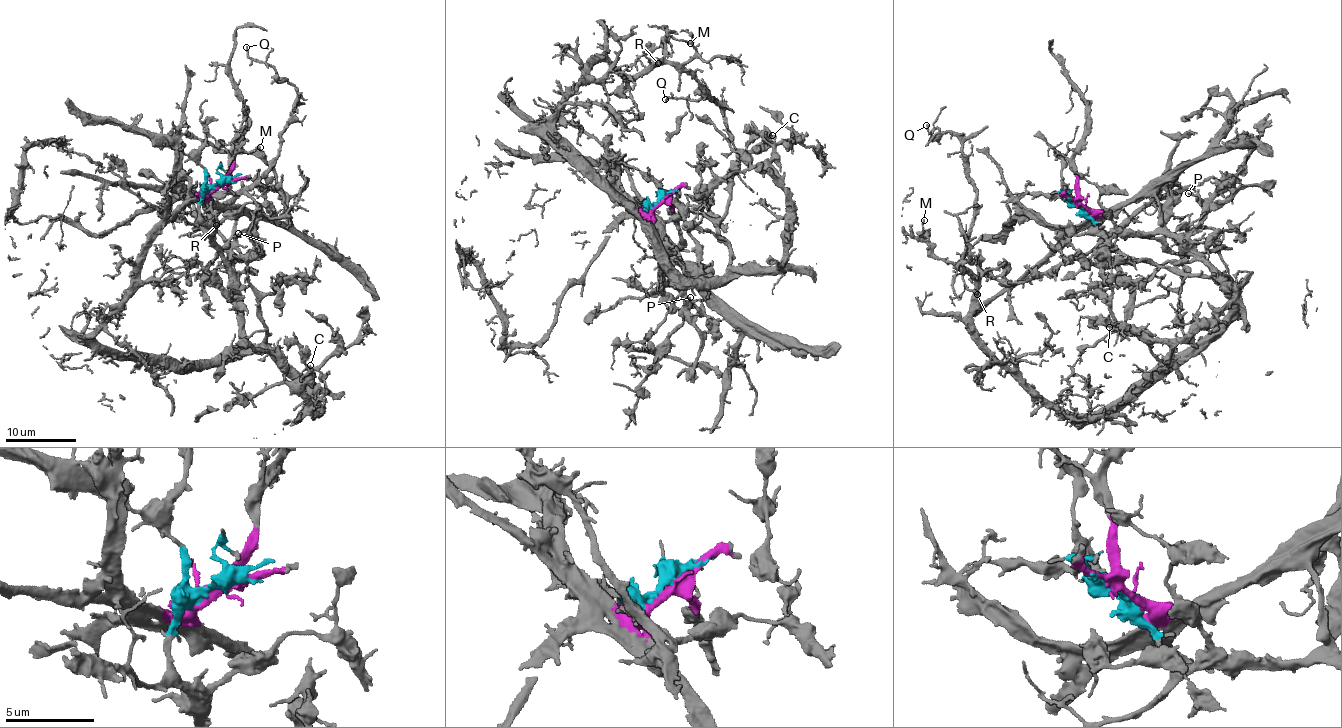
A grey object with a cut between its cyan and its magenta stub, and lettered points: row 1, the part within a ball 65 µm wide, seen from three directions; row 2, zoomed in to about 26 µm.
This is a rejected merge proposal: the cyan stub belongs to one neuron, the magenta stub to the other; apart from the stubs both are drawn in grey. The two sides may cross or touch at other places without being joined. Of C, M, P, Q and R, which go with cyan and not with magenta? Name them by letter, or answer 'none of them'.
C, M, P, Q, R

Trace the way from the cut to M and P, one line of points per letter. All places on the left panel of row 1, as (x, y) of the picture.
M: (220, 184), (199, 214), (239, 339), (170, 366), (94, 338), (164, 221), (260, 147)
P: (220, 184), (212, 186), (200, 200), (199, 214), (209, 228), (208, 239), (227, 270), (231, 241), (237, 234)

